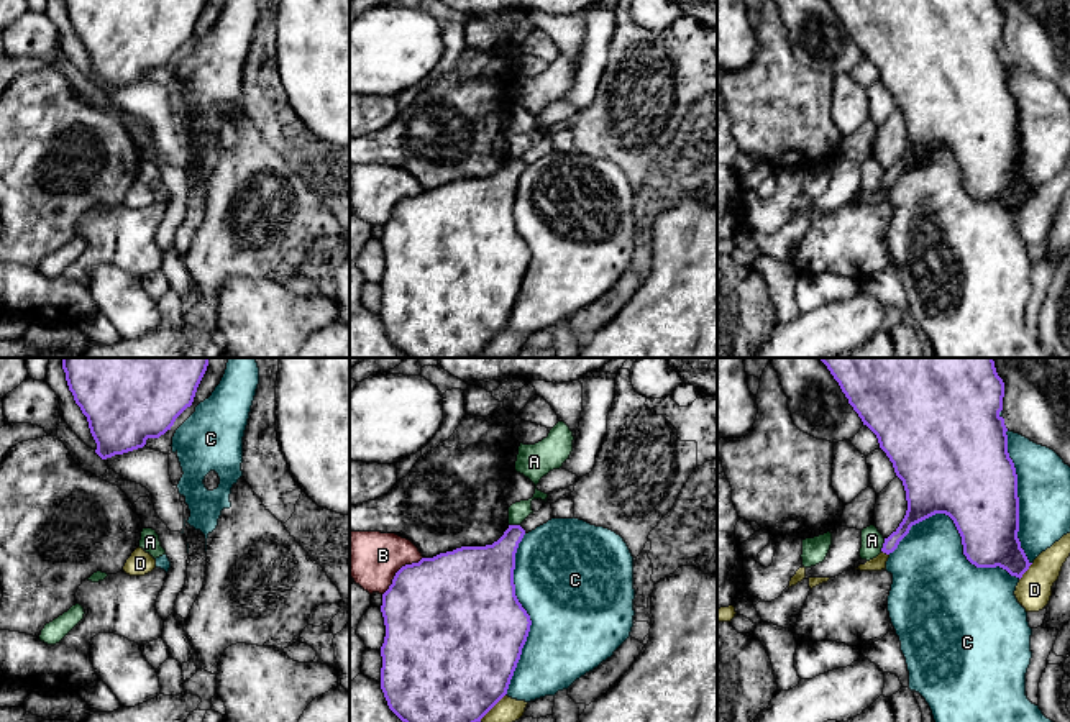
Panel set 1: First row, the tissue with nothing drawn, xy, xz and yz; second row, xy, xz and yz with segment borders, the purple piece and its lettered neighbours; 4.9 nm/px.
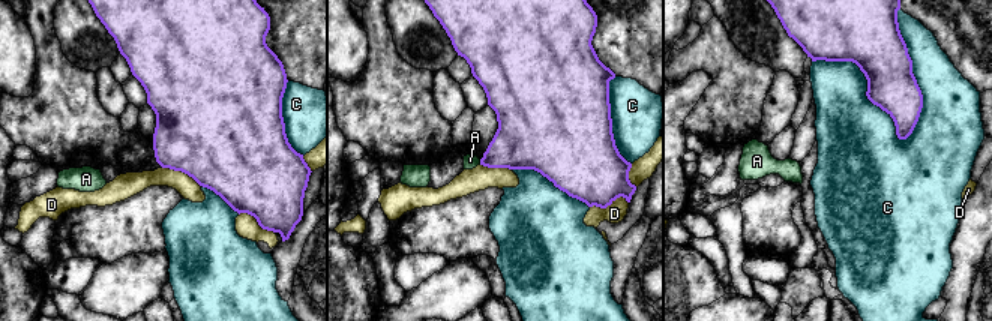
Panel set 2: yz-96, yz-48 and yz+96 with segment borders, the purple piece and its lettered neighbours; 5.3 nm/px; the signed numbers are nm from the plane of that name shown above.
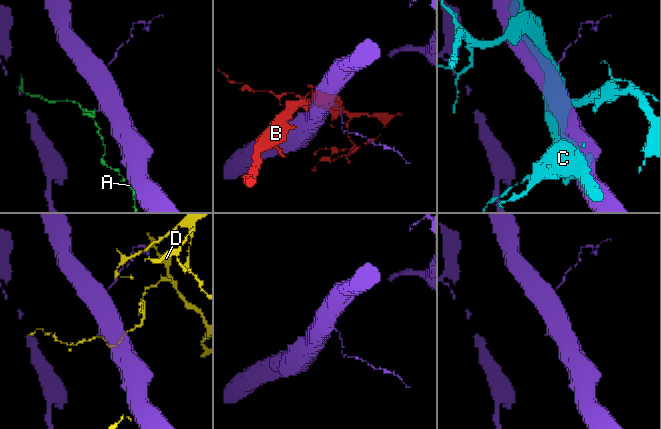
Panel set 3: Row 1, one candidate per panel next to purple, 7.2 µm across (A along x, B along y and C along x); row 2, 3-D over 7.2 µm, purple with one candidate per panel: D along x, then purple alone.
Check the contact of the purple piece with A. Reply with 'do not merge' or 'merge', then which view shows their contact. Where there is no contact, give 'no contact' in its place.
do not merge | yz

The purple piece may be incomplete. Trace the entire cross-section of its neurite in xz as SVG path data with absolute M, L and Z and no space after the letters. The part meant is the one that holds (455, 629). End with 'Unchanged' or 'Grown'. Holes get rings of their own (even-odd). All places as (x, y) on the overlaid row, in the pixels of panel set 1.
M509 525L504 535L492 545L461 546L453 551L440 553L433 558L422 558L418 563L405 564L396 573L392 584L382 594L381 605L386 625L386 637L381 647L381 689L389 709L402 722L481 722L481 719L507 694L532 625L530 615L515 596L514 584L515 553L524 535L525 530L520 525Z. Unchanged

